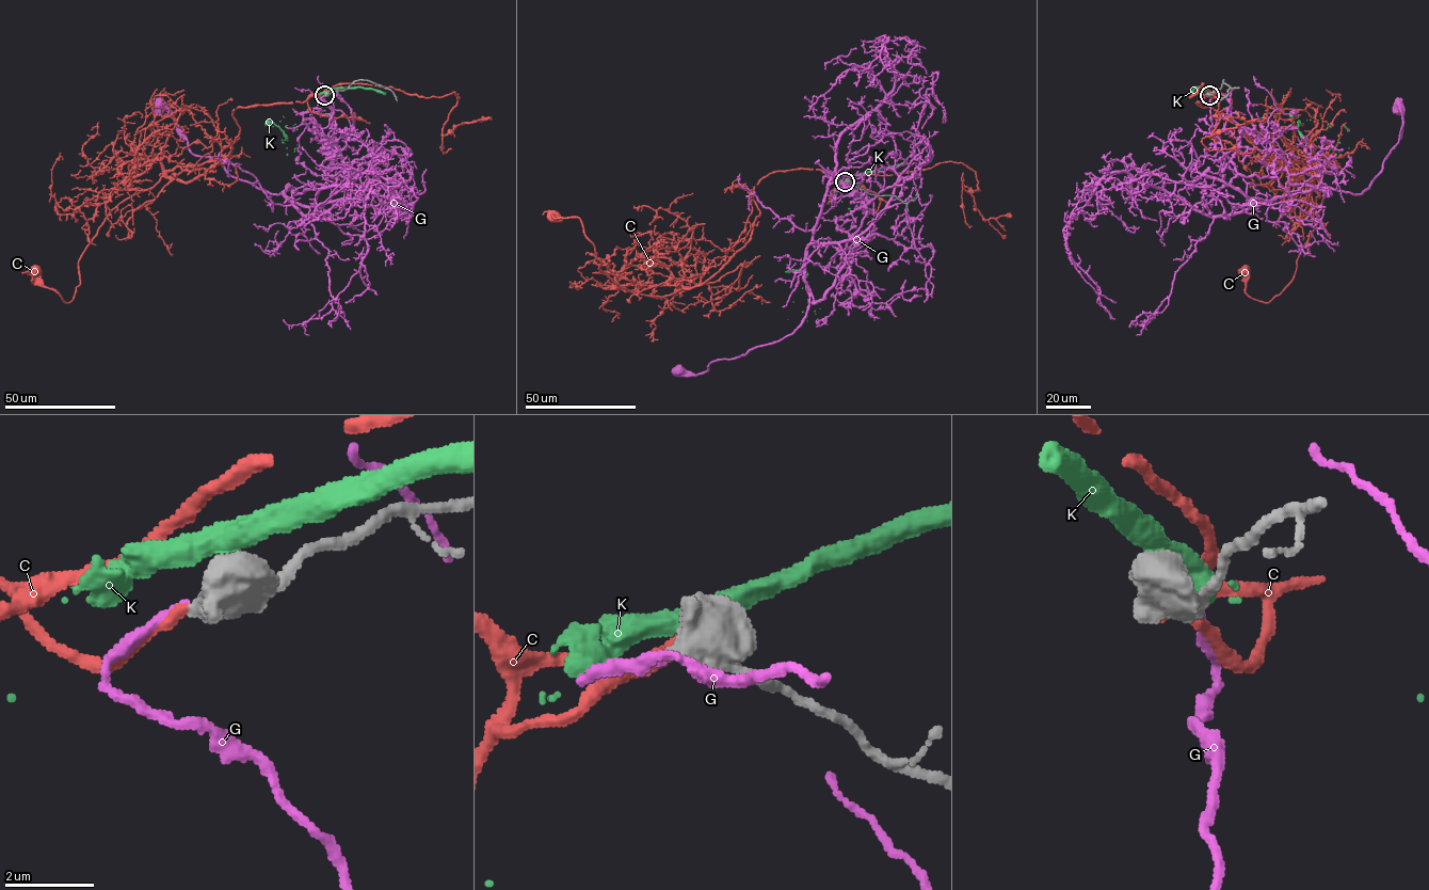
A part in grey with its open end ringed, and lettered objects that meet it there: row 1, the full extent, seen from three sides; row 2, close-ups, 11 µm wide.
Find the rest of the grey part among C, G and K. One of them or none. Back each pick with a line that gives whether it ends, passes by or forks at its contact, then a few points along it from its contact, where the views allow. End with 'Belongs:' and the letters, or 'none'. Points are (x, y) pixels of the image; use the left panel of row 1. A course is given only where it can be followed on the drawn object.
C: it passes by; course (324, 95), (233, 110), (240, 132), (223, 162), (191, 181), (162, 176), (112, 209), (69, 302), (34, 269)
Belongs: C

